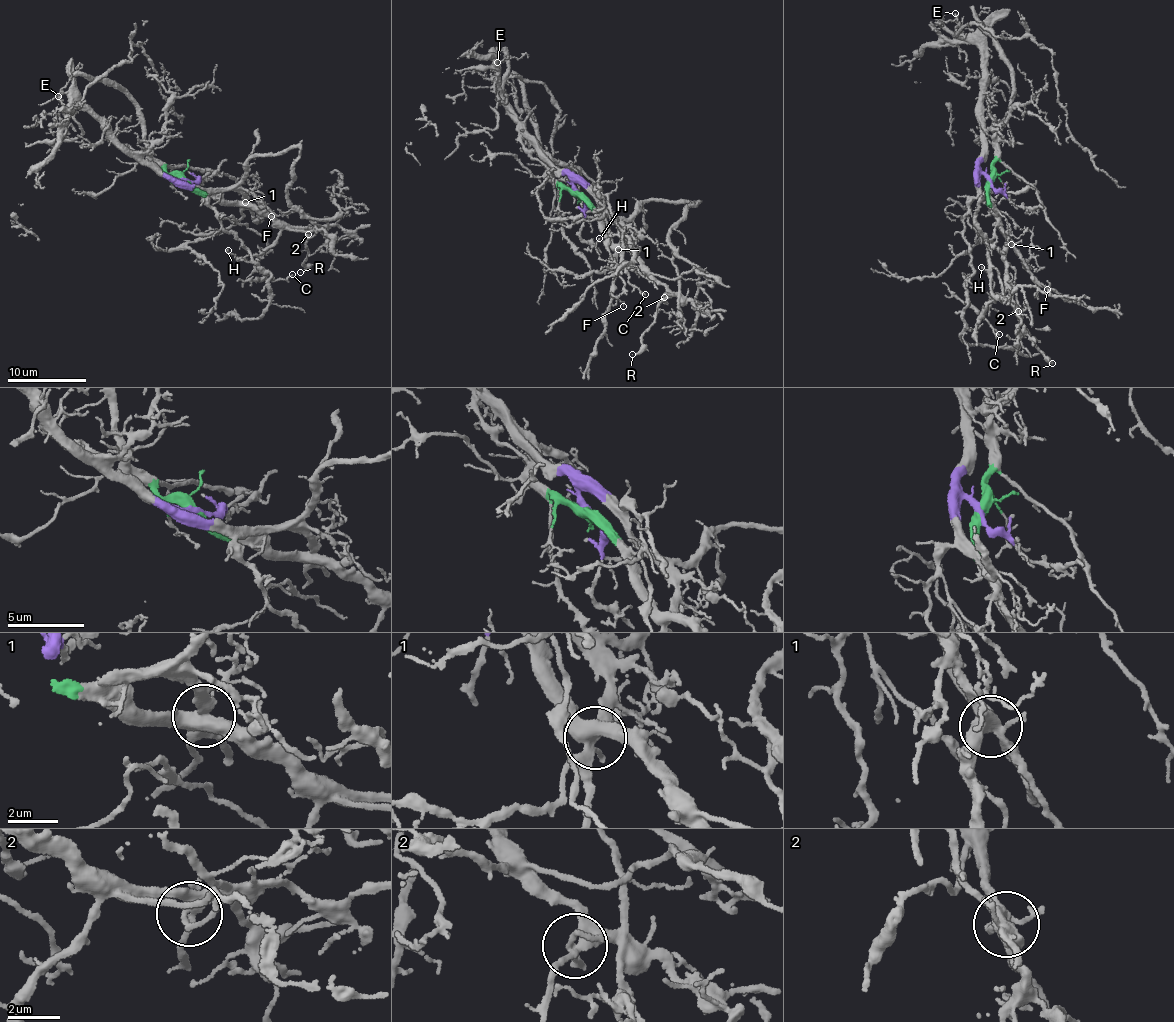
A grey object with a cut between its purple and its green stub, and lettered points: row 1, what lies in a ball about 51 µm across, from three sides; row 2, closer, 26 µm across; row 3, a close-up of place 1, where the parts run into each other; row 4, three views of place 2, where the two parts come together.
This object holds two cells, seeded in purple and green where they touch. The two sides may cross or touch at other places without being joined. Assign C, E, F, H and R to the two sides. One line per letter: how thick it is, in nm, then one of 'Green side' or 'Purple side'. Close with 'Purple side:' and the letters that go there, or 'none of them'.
C: Thickness 140 nm. Green side
E: Thickness 220 nm. Purple side
F: Thickness 100 nm. Purple side
H: Thickness 110 nm. Green side
R: Thickness 200 nm. Green side
Purple side: E, F

